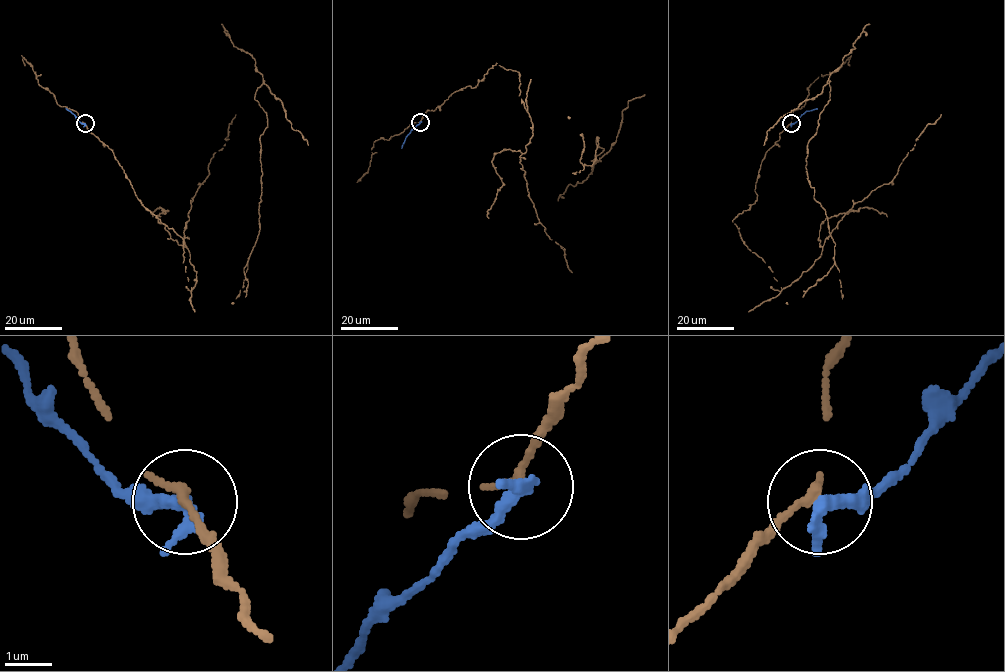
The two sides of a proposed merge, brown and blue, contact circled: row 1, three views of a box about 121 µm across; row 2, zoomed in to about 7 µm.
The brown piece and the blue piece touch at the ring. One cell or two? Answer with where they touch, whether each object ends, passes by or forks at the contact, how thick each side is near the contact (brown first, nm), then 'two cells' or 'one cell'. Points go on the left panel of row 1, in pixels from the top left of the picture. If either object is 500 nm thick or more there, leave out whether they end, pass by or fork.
place (85, 123); brown ends; blue ends; calibres 240 and 360 nm; two cells

